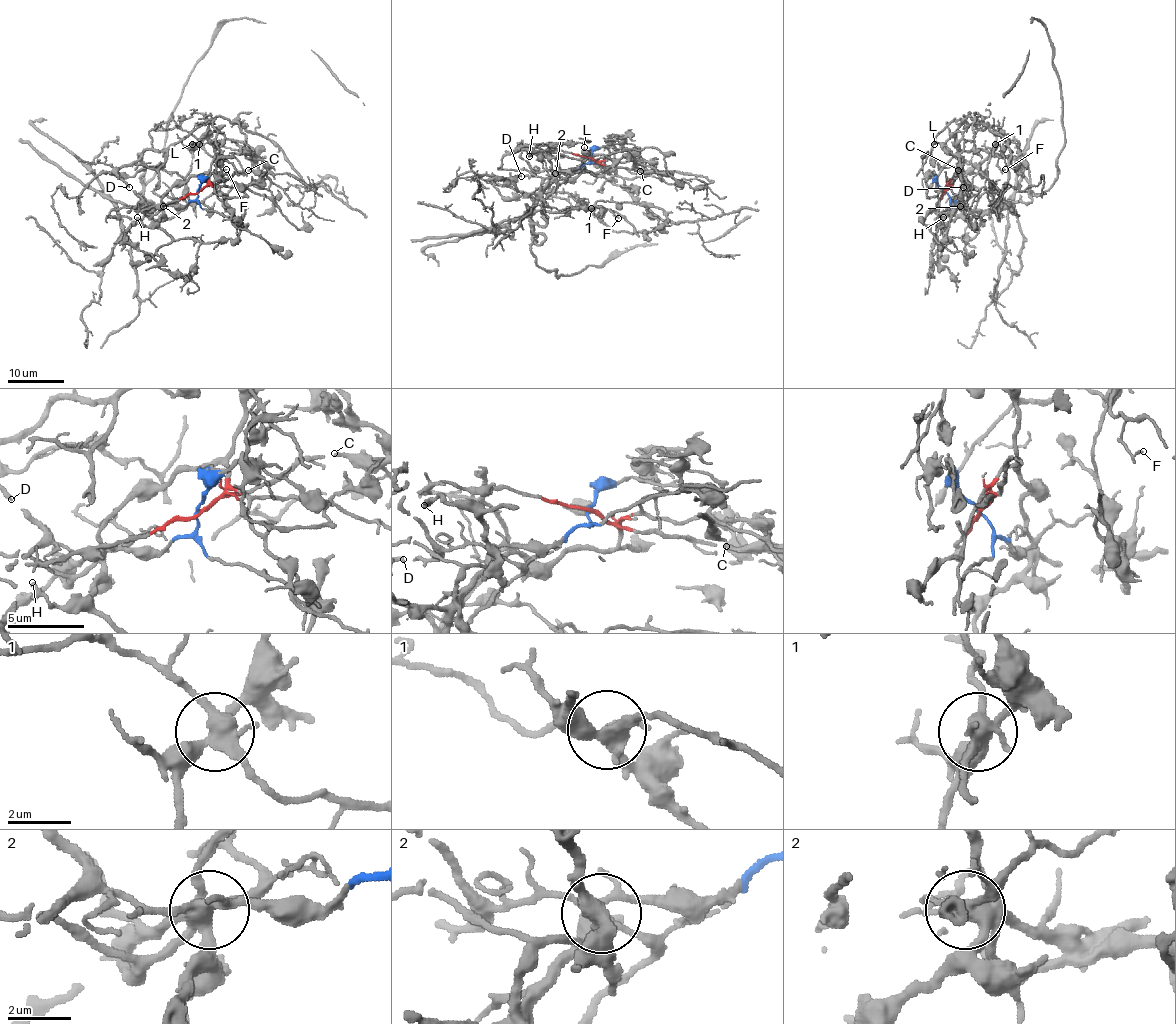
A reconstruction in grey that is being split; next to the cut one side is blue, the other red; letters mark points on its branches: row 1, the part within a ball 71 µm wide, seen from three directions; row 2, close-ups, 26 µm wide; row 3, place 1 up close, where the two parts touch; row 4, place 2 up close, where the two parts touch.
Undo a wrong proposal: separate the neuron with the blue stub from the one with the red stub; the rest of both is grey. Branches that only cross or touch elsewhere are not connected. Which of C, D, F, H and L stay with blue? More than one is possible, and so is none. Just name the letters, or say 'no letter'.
H

